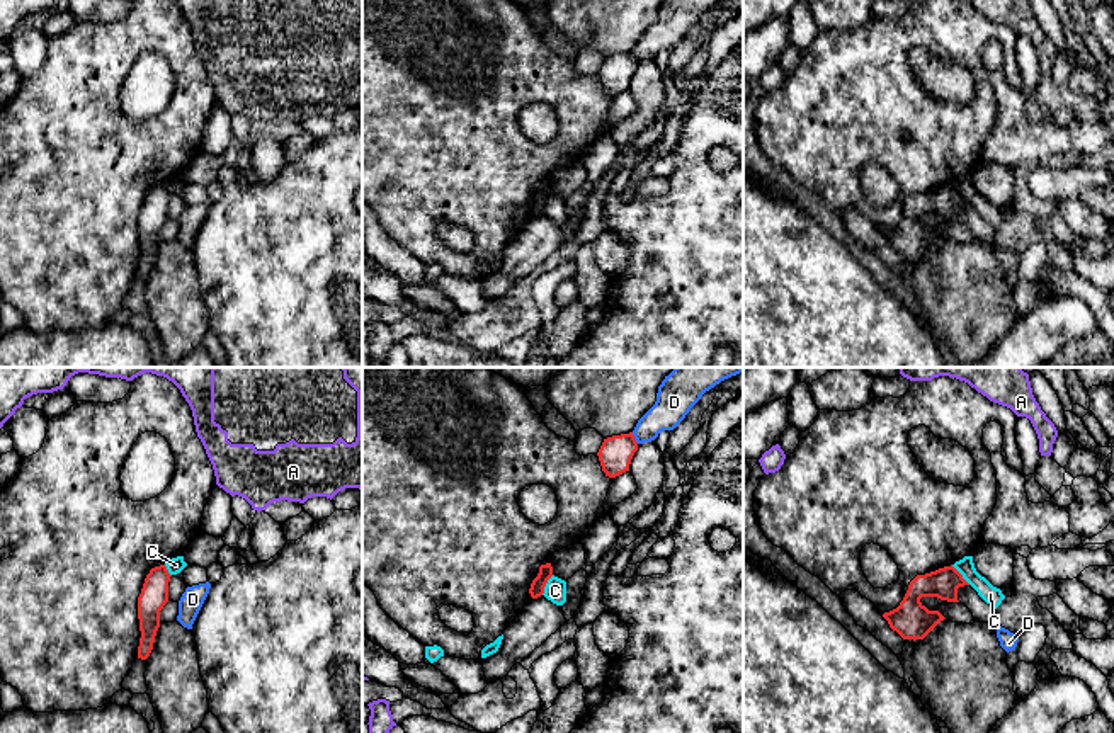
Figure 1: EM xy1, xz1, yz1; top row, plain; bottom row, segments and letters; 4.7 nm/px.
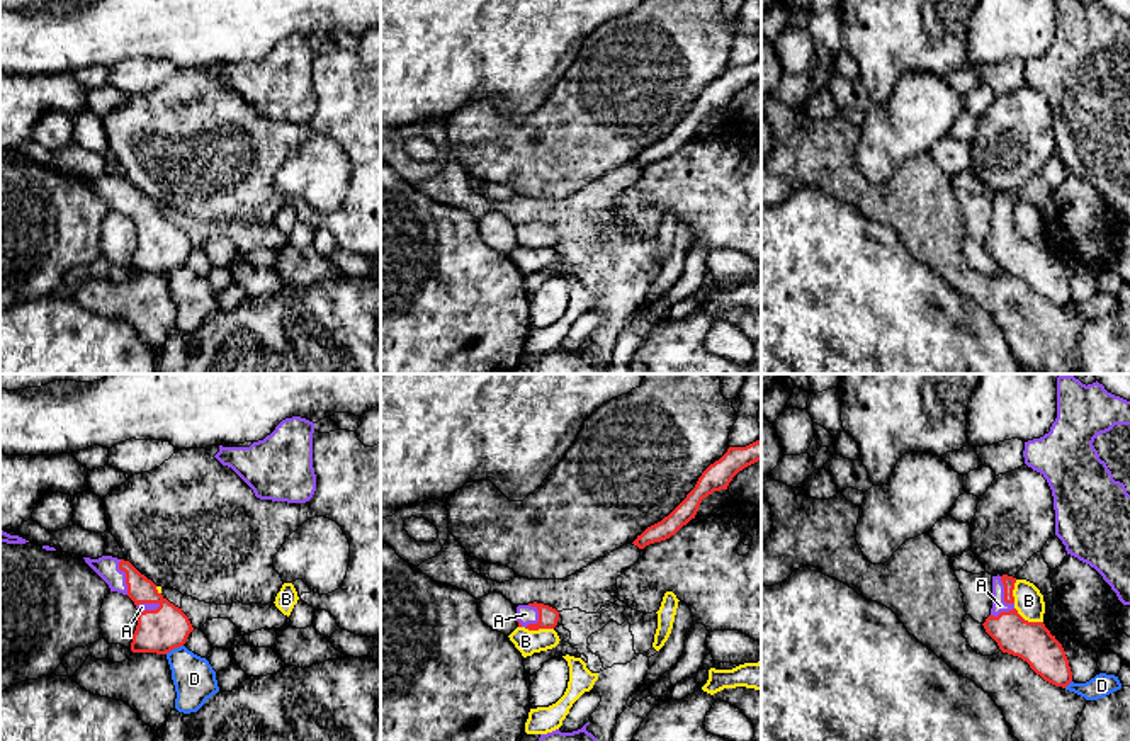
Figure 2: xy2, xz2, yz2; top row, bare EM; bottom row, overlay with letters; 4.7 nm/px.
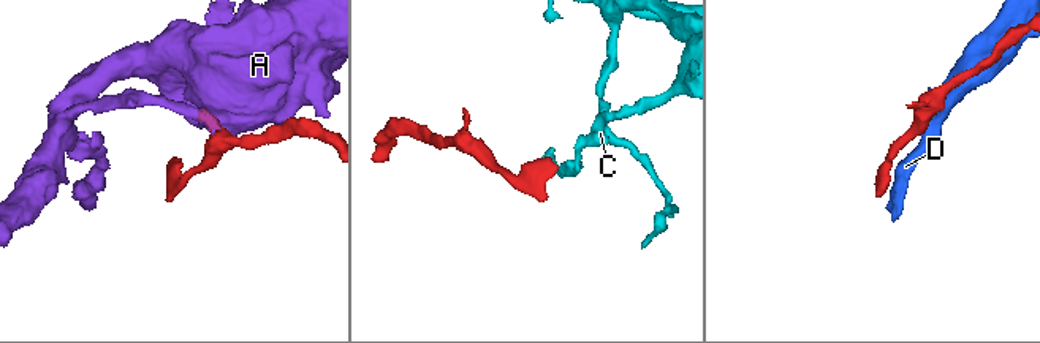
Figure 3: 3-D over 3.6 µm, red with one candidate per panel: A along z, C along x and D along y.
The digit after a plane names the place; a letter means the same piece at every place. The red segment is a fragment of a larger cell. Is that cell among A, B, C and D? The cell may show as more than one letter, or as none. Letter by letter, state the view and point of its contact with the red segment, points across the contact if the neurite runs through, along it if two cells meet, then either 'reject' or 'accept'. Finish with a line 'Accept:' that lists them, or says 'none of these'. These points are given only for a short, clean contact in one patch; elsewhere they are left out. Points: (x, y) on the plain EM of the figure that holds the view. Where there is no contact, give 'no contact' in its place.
A: contact xy2 (126, 196); way xy2 (141, 209), (126, 196), (107, 187); accept
B: contact yz2 (1027, 240); border yz2 (1015, 226), (1025, 238), (1042, 242); reject
C: contact xz1 (545, 204); border xz1 (553, 194), (541, 213); reject
D: contact xy2 (174, 267); reject
Accept: A

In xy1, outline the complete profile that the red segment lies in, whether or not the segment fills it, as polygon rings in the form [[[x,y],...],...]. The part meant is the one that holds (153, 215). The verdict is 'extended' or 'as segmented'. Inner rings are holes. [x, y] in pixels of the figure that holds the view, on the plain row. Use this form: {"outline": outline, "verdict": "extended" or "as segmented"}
{"outline": [[[165,184],[155,185],[145,197],[138,216],[139,265],[138,277],[146,279],[153,269],[155,255],[160,247],[160,230],[168,221],[170,192]]], "verdict": "as segmented"}

